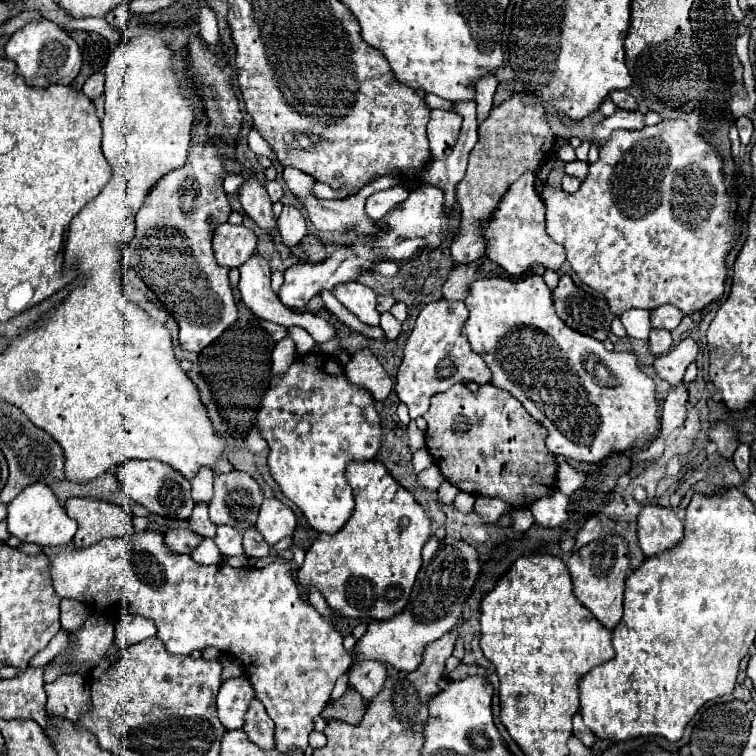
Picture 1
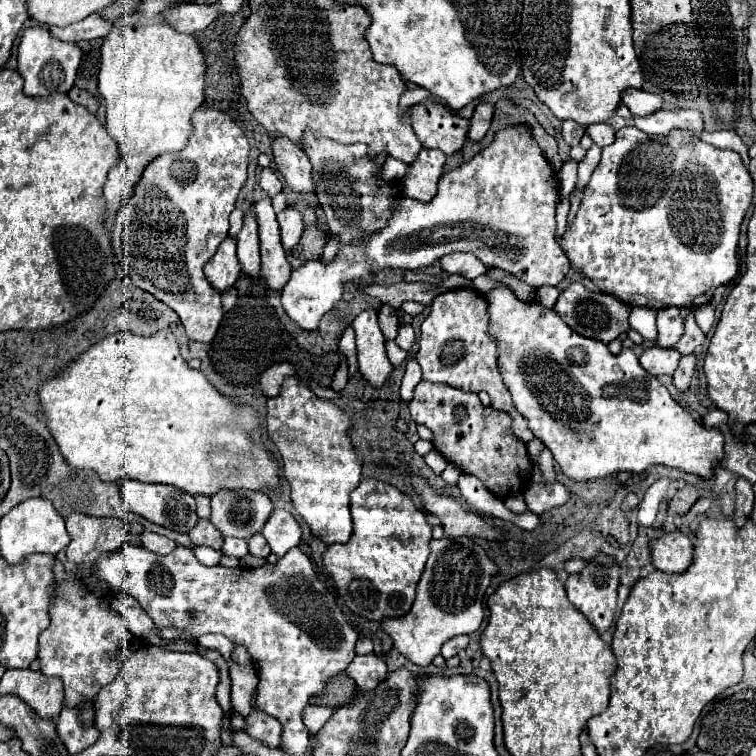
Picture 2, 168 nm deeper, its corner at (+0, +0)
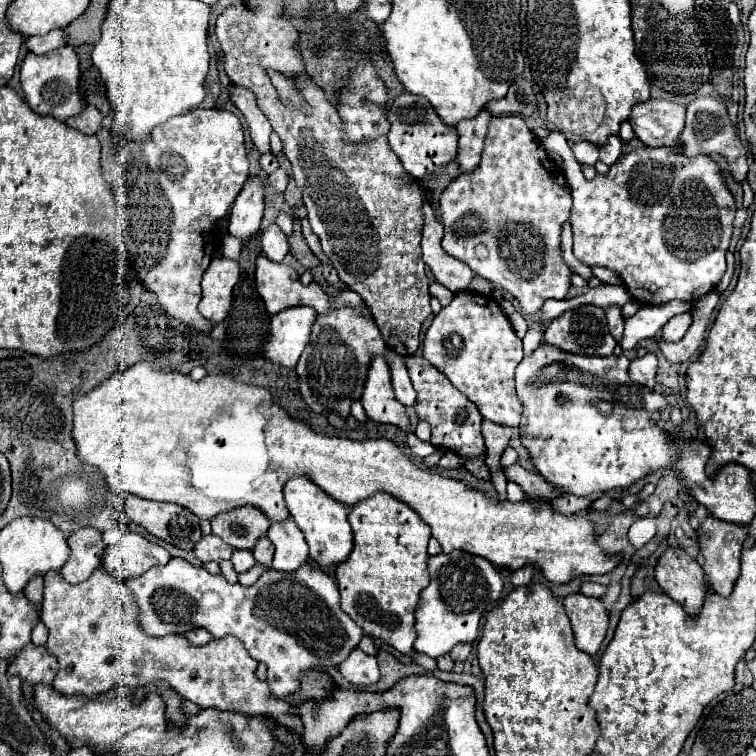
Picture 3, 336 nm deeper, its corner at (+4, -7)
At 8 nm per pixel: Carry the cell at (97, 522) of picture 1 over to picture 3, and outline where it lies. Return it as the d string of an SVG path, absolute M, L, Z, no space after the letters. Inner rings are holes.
M81 528L73 536L69 536L69 560L61 568L61 576L69 584L79 584L89 578L95 568L101 564L101 552L105 548L101 534L93 528Z

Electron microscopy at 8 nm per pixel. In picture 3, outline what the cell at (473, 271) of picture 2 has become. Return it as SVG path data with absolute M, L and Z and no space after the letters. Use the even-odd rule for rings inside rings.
M423 192L423 213L425 216L425 224L423 226L423 258L425 264L433 270L435 282L445 286L447 290L451 290L453 294L457 292L465 292L471 278L473 278L473 270L469 270L469 266L465 266L459 260L453 260L449 254L445 254L445 250L441 248L441 236L443 226L437 222L435 214L429 201Z

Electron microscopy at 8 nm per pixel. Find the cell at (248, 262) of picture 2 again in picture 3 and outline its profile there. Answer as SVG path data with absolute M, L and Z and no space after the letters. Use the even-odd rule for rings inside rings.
M251 176L241 188L241 194L235 198L235 204L231 208L229 234L241 240L249 240L261 226L263 204L265 204L263 180Z

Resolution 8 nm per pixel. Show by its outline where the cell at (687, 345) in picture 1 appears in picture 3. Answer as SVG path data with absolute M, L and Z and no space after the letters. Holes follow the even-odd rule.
M647 352L643 358L635 358L629 364L629 376L647 388L655 386L655 370L657 370L657 356Z

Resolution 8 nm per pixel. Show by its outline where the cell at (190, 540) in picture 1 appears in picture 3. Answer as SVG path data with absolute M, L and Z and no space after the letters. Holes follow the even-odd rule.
M125 530L119 542L103 550L103 568L117 578L135 578L145 574L151 566L163 566L171 560L169 552L137 532Z

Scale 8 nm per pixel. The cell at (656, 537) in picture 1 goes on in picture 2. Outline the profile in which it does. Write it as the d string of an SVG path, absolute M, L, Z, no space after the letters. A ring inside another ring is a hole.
M671 531L651 541L653 567L667 573L681 573L691 563L693 539L681 531Z

